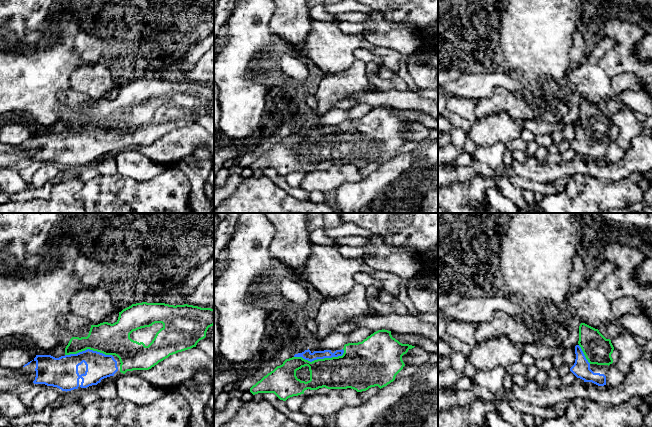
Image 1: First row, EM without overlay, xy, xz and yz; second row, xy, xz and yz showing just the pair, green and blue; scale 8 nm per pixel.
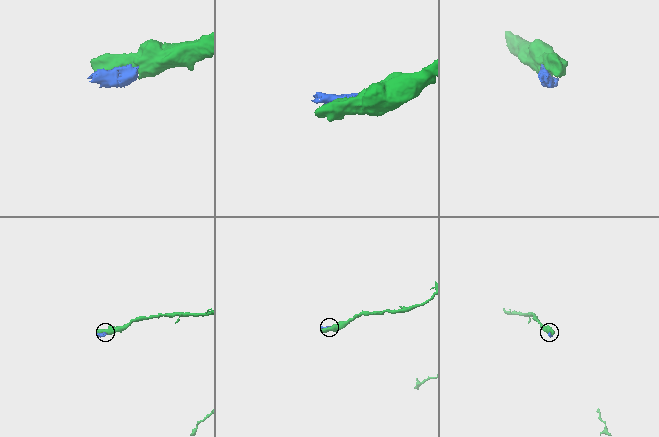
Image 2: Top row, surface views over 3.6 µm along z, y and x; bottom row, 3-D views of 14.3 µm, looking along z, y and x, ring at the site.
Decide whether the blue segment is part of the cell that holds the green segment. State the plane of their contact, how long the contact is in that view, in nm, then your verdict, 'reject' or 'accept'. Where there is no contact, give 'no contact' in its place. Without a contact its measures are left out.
contact in xz; length 420 nm; accept

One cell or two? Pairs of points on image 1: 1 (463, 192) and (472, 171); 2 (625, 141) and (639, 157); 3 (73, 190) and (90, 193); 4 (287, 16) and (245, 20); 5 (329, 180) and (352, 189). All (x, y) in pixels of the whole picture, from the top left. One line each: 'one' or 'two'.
1: two
2: two
3: two
4: two
5: two

